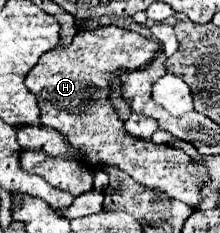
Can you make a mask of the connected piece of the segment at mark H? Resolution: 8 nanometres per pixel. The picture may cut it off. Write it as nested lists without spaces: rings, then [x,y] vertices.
[[[118,26],[78,30],[68,48],[54,48],[46,52],[26,74],[24,84],[38,100],[42,116],[40,122],[60,132],[68,140],[68,144],[82,154],[84,160],[88,158],[90,170],[106,166],[122,168],[142,186],[166,192],[168,196],[188,206],[196,206],[202,200],[202,164],[190,164],[190,160],[186,160],[186,154],[178,152],[176,148],[166,148],[164,144],[134,140],[132,136],[126,136],[124,124],[118,120],[118,114],[108,100],[108,74],[142,68],[154,58],[156,52],[158,44],[154,40]]]

